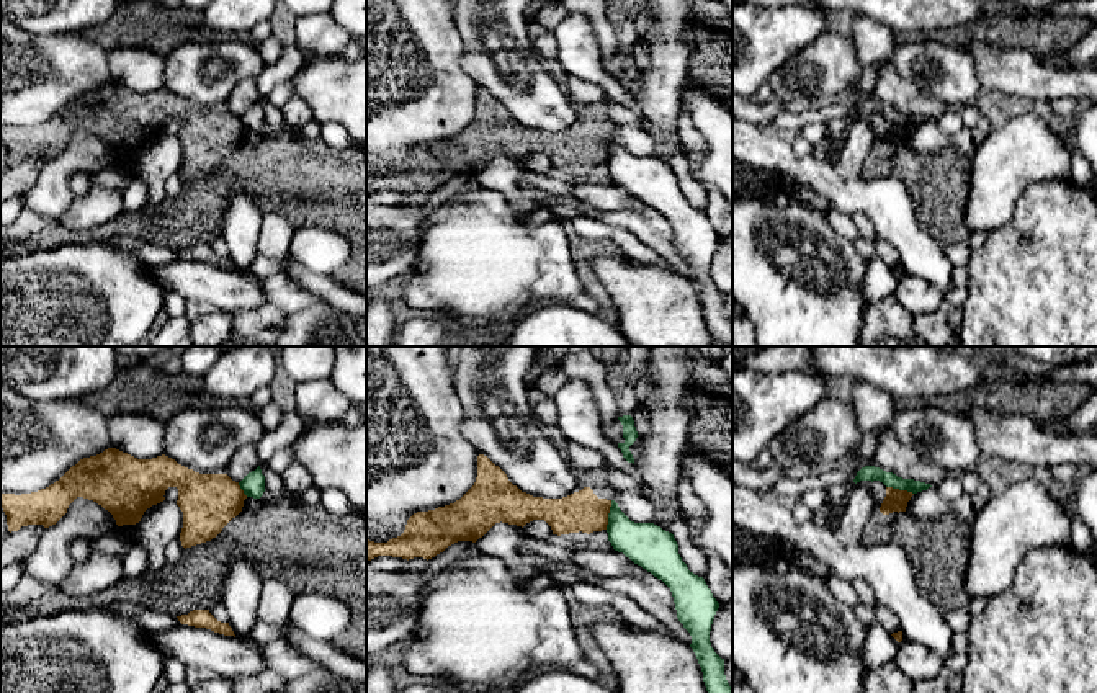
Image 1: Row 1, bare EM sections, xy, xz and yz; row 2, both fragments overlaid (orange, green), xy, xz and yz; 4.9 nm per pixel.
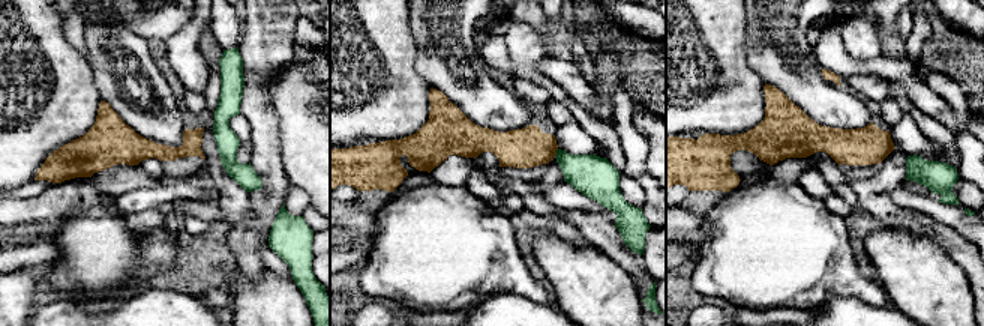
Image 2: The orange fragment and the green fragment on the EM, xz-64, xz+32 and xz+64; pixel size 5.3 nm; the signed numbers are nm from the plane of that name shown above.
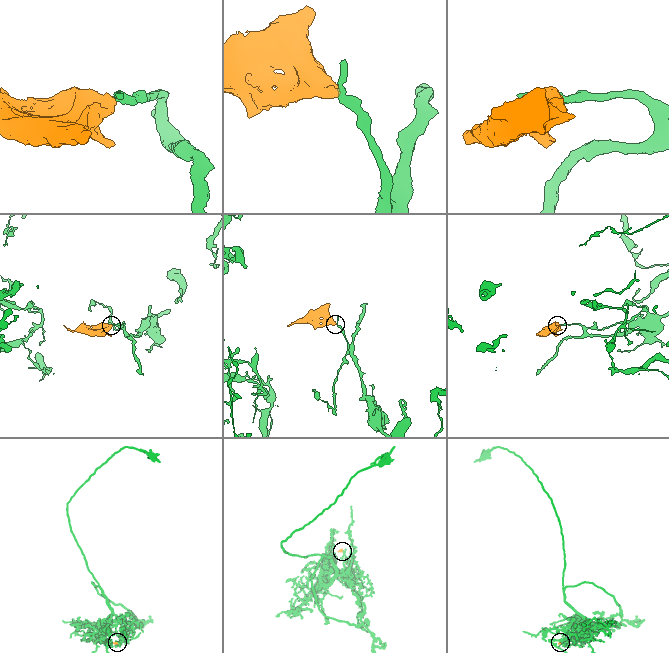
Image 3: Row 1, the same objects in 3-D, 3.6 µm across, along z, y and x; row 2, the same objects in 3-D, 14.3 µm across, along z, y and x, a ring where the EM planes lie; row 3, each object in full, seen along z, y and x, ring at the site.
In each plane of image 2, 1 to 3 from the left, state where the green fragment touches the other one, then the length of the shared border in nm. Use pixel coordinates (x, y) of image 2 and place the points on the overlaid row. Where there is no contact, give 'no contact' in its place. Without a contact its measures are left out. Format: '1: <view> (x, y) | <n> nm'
1: no contact
2: xz+32 (555, 153) | 50 nm
3: no contact

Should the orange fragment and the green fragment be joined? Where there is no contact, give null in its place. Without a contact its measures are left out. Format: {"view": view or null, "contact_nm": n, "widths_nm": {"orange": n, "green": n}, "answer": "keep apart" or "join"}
{"view": "xz", "contact_nm": 150, "widths_nm": {"orange": 200, "green": 220}, "answer": "keep apart"}

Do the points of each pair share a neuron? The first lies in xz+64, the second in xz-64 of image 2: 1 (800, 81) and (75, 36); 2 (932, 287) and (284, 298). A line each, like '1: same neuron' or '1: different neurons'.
1: different neurons
2: same neuron

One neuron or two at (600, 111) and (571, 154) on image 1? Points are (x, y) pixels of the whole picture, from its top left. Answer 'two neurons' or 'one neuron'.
one neuron

